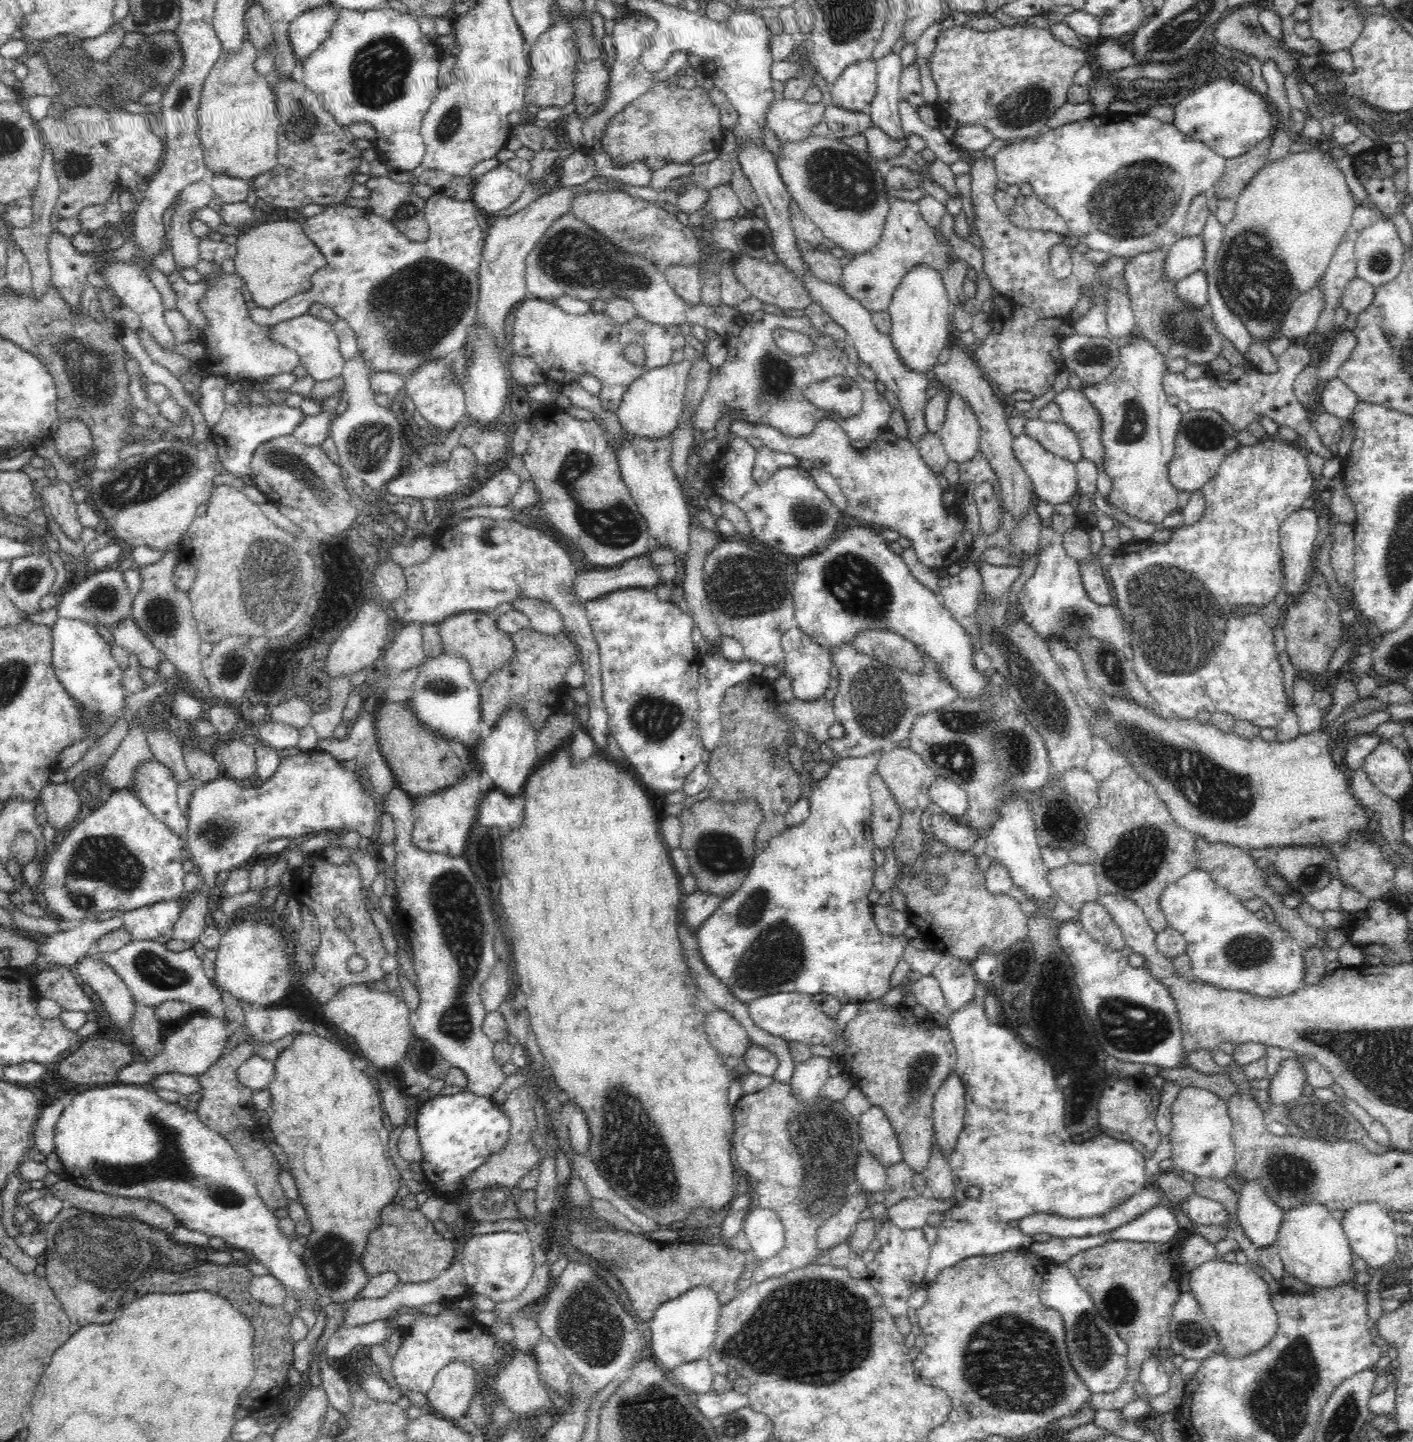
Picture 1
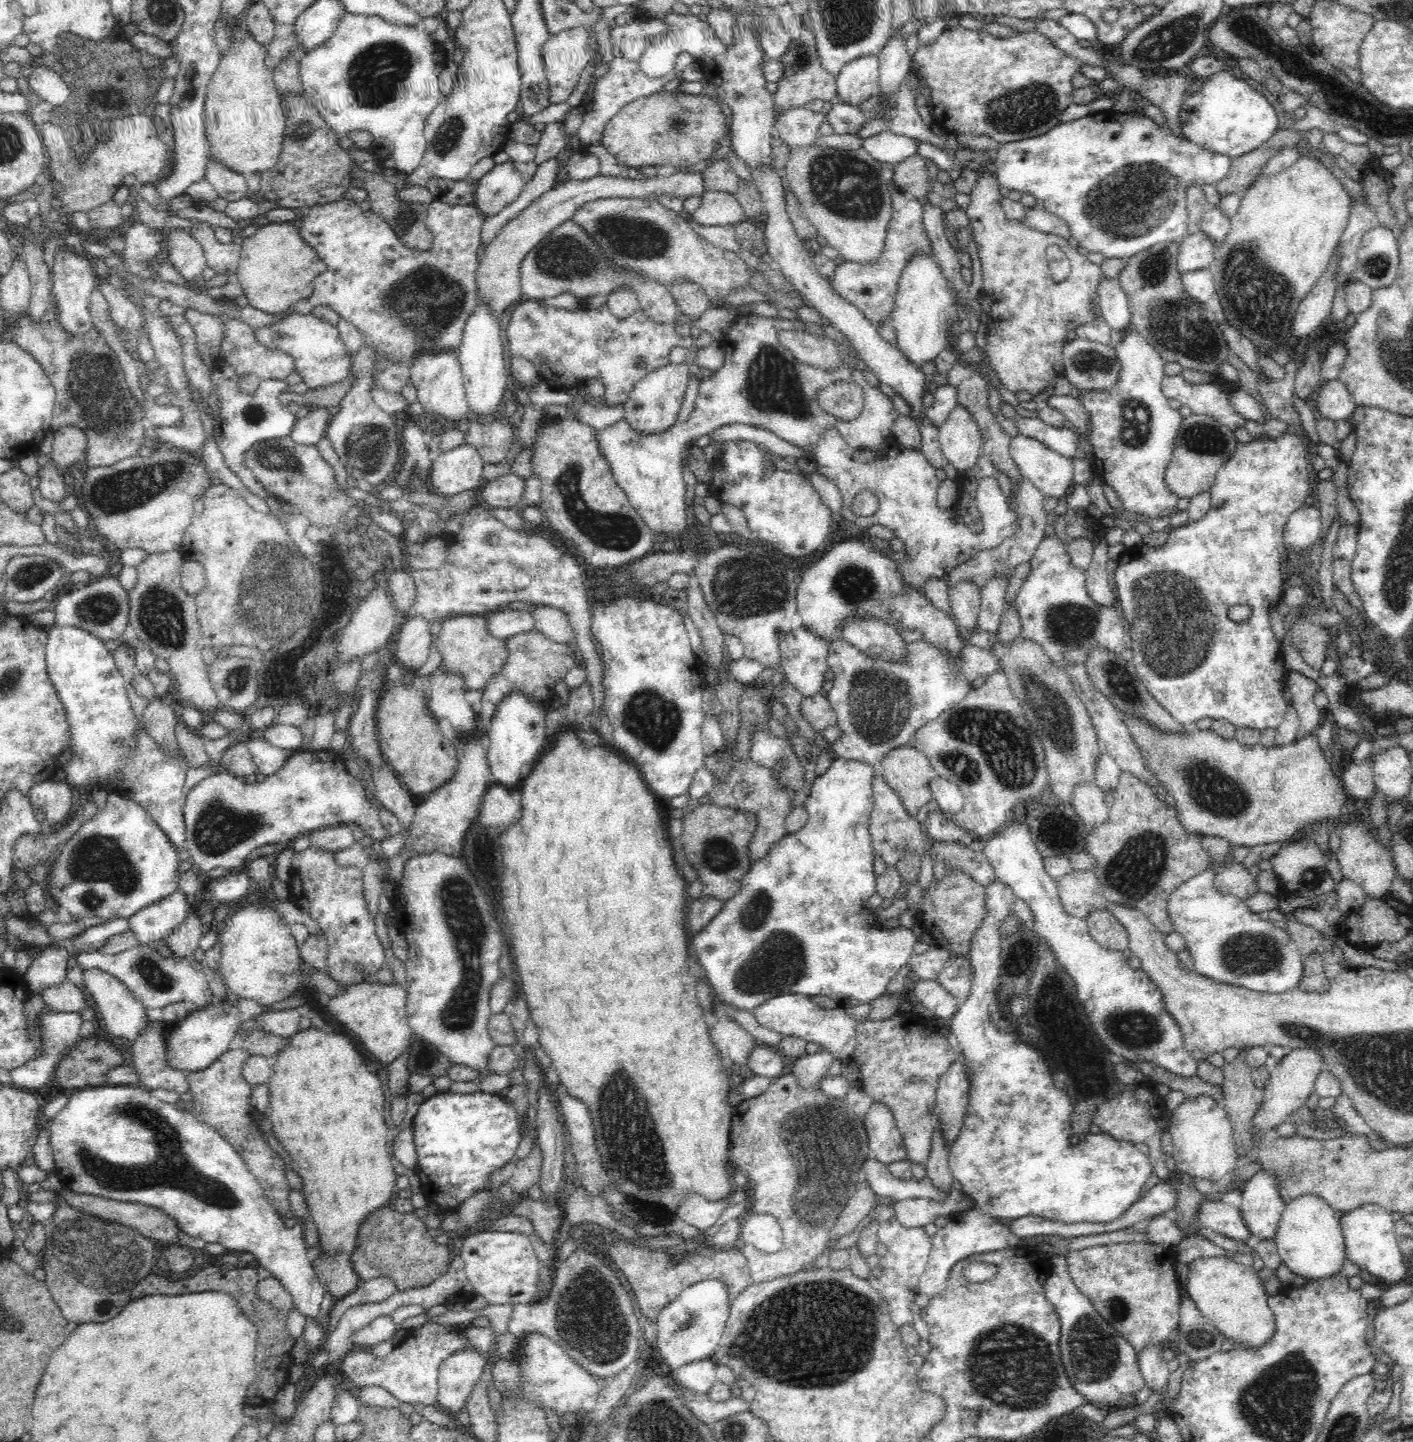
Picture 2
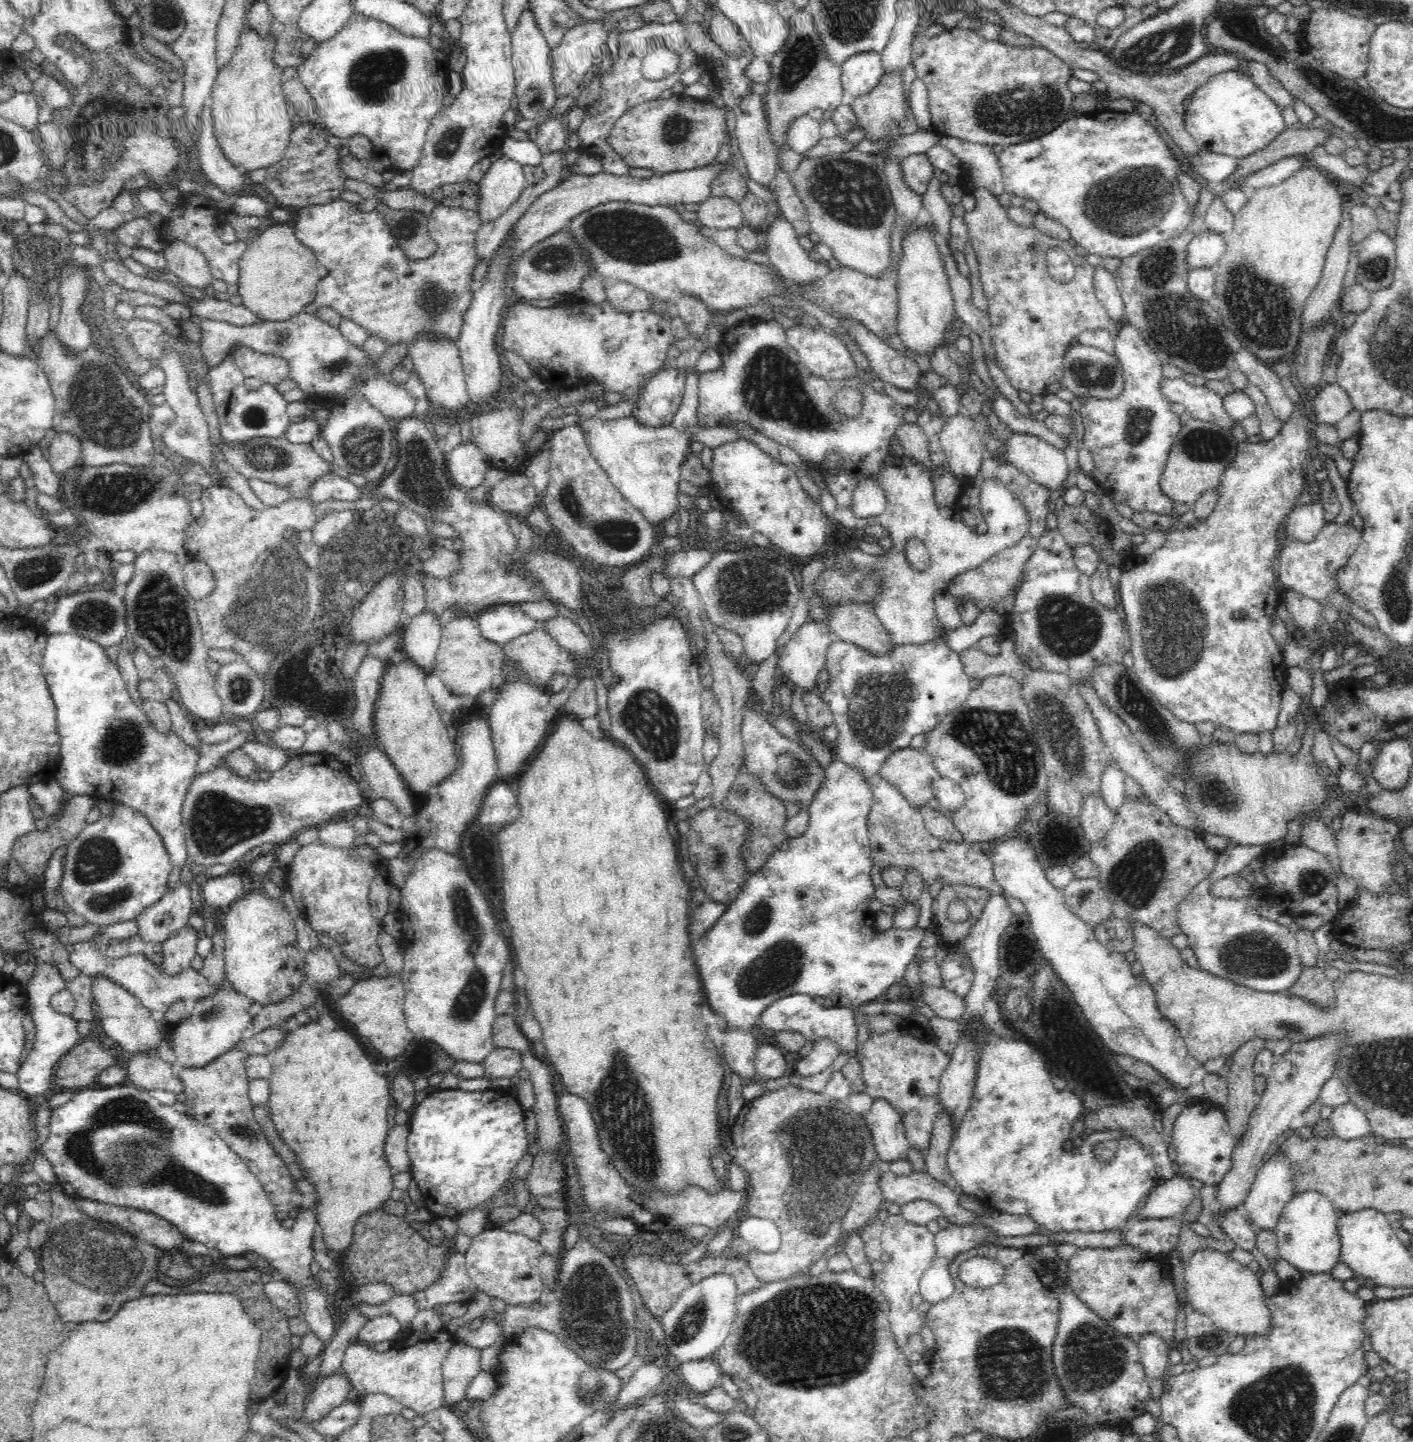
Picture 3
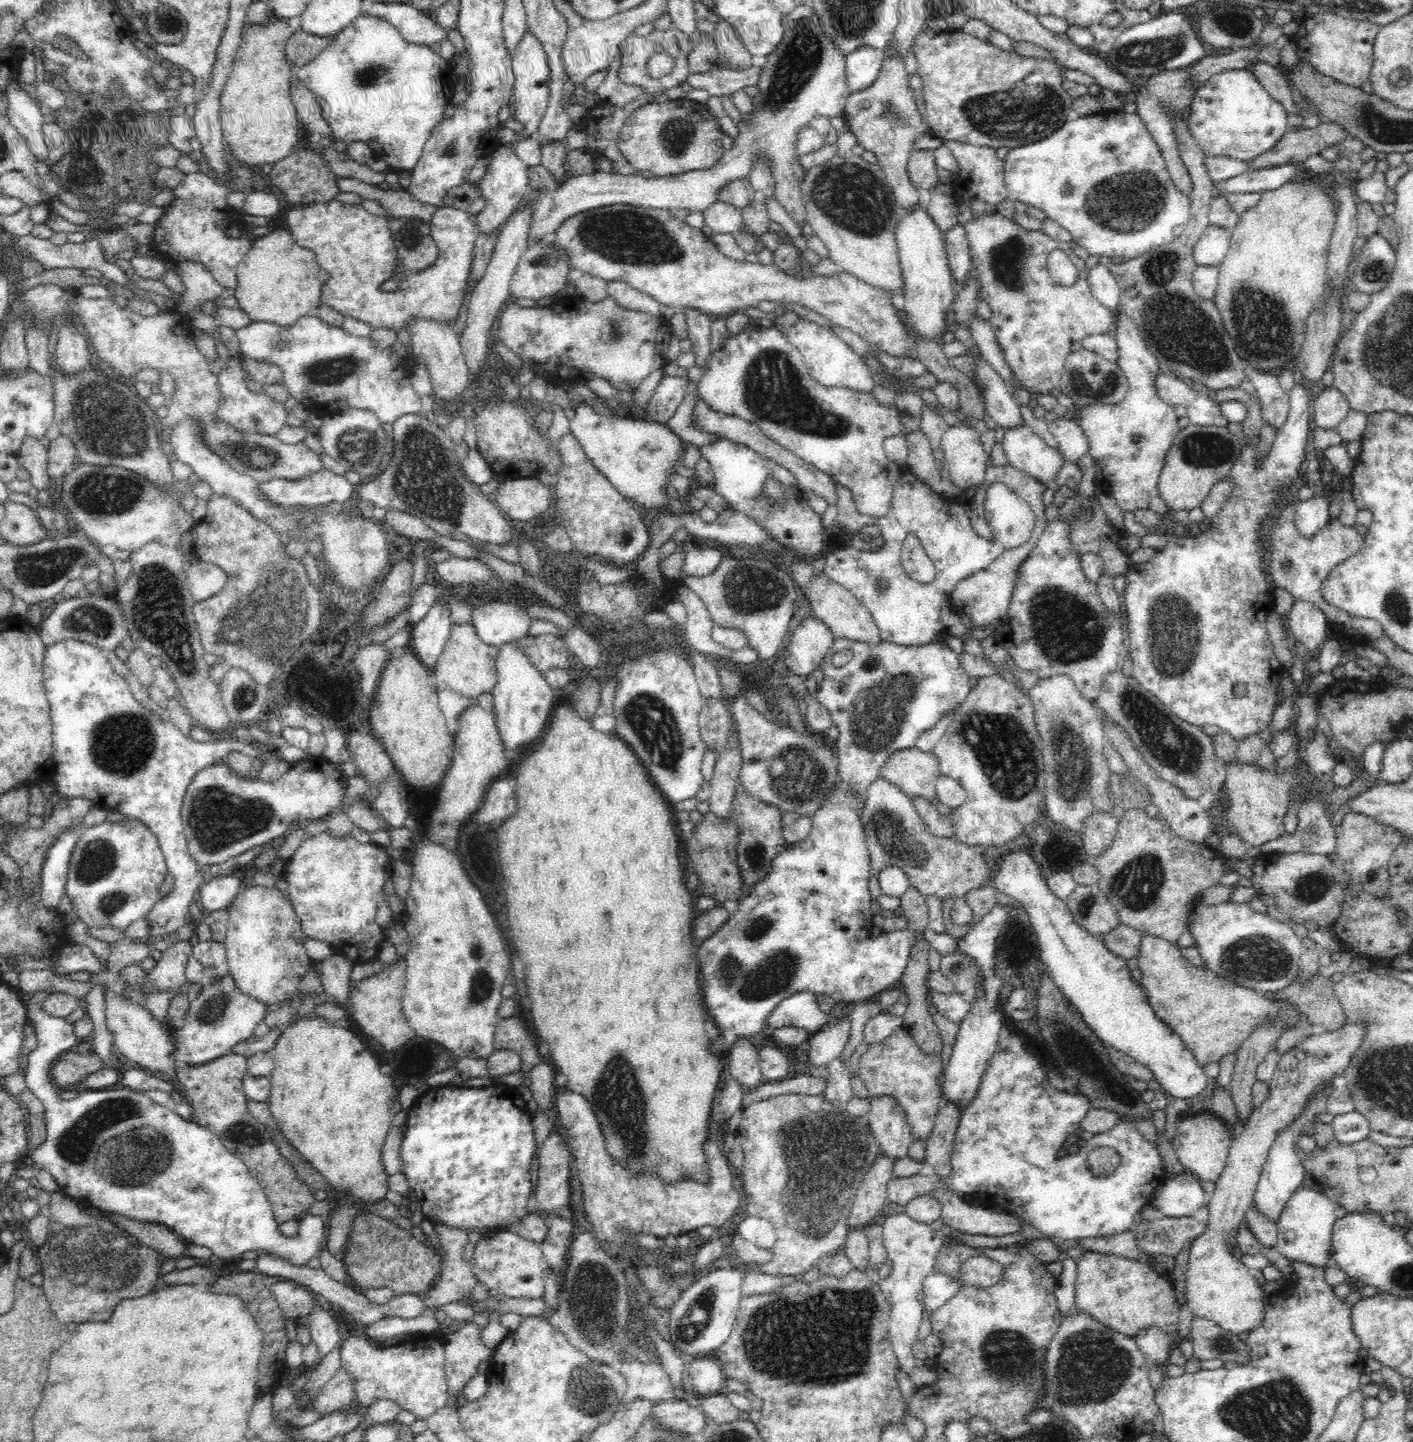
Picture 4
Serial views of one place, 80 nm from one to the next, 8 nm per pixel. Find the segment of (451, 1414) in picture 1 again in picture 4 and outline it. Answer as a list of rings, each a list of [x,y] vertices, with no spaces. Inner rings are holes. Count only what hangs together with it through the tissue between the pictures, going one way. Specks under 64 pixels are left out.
[[[474,1322],[462,1324],[458,1330],[445,1335],[445,1338],[448,1395],[454,1402],[466,1383],[477,1376],[478,1366],[491,1357],[493,1349],[484,1345],[481,1340],[481,1328]]]

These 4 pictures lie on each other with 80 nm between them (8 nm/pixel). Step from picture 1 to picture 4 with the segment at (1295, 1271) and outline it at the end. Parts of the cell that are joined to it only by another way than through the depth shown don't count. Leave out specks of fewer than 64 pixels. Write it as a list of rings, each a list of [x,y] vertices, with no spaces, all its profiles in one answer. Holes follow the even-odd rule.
[[[1299,1186],[1288,1199],[1277,1220],[1278,1238],[1275,1249],[1292,1261],[1300,1261],[1312,1266],[1326,1267],[1329,1260],[1329,1246],[1332,1242],[1332,1227],[1336,1222],[1334,1201],[1312,1187]]]

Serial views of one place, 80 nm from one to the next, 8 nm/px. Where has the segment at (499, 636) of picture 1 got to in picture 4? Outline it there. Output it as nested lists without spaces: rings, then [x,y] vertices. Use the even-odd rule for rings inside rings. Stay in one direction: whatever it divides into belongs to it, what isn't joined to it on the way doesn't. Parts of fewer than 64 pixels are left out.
[[[471,623],[453,624],[448,642],[432,669],[433,679],[442,688],[456,692],[468,699],[476,699],[484,692],[491,692],[497,683],[498,647],[484,644]]]

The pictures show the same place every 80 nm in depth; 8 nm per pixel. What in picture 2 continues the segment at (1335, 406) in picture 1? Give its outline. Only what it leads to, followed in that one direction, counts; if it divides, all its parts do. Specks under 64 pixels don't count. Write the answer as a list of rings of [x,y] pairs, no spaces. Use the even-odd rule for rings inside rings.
[[[1328,381],[1320,385],[1316,409],[1322,418],[1336,423],[1350,418],[1356,408],[1350,391],[1340,381]]]

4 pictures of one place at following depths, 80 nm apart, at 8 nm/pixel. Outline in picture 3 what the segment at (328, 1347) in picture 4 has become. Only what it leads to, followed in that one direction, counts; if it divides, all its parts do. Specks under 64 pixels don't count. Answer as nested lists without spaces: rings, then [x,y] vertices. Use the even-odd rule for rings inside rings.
[[[36,960],[35,963],[37,965],[36,972],[24,988],[27,1009],[36,1027],[35,1041],[27,1059],[21,1064],[16,1075],[19,1081],[19,1090],[22,1094],[33,1099],[35,1097],[43,1099],[46,1092],[50,1090],[50,1078],[52,1078],[56,1063],[83,1038],[76,1029],[77,1020],[54,1012],[50,1004],[50,996],[54,992],[64,989],[66,980],[60,976],[56,965],[48,965]],[[129,1084],[117,1085],[116,1088],[102,1088],[102,1090],[80,1090],[80,1094],[72,1097],[64,1106],[56,1106],[56,1110],[52,1110],[52,1117],[50,1118],[49,1135],[40,1148],[34,1148],[34,1154],[43,1154],[43,1157],[52,1165],[54,1174],[57,1178],[57,1184],[60,1184],[62,1190],[75,1198],[88,1198],[96,1200],[96,1202],[103,1202],[104,1204],[111,1204],[112,1206],[123,1206],[124,1208],[132,1208],[136,1210],[143,1210],[144,1212],[151,1212],[169,1224],[175,1226],[184,1238],[192,1240],[192,1242],[202,1242],[209,1248],[216,1248],[220,1252],[221,1257],[243,1256],[247,1252],[255,1252],[259,1257],[266,1259],[269,1268],[273,1270],[274,1278],[282,1279],[290,1283],[292,1288],[296,1289],[299,1295],[300,1311],[302,1318],[306,1320],[309,1325],[309,1331],[312,1331],[318,1337],[324,1346],[328,1345],[335,1336],[337,1330],[334,1324],[334,1318],[327,1308],[327,1296],[323,1288],[317,1284],[317,1280],[312,1278],[310,1272],[310,1263],[313,1261],[314,1247],[312,1247],[312,1238],[318,1230],[318,1221],[316,1220],[316,1211],[313,1208],[304,1208],[298,1206],[295,1214],[295,1222],[293,1227],[286,1229],[282,1227],[281,1220],[275,1217],[275,1206],[266,1194],[260,1180],[251,1173],[248,1165],[240,1158],[240,1155],[232,1152],[230,1147],[219,1134],[212,1127],[198,1122],[189,1114],[176,1112],[171,1106],[164,1106],[150,1095],[150,1091],[142,1090],[132,1087]]]

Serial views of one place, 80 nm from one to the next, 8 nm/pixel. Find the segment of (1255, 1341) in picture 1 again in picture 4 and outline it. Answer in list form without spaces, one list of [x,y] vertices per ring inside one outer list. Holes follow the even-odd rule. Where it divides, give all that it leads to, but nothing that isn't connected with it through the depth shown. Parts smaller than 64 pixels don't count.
[[[1356,1021],[1332,1033],[1312,1034],[1281,1055],[1274,1078],[1268,1082],[1267,1100],[1252,1110],[1242,1130],[1232,1139],[1226,1166],[1209,1197],[1206,1228],[1193,1239],[1188,1251],[1185,1289],[1187,1306],[1194,1317],[1213,1321],[1221,1329],[1236,1335],[1249,1333],[1262,1324],[1266,1295],[1251,1270],[1228,1249],[1228,1240],[1236,1237],[1240,1224],[1246,1222],[1263,1164],[1278,1131],[1300,1116],[1308,1100],[1324,1083],[1335,1081],[1350,1066],[1350,1058],[1360,1048],[1364,1034],[1364,1021]]]

